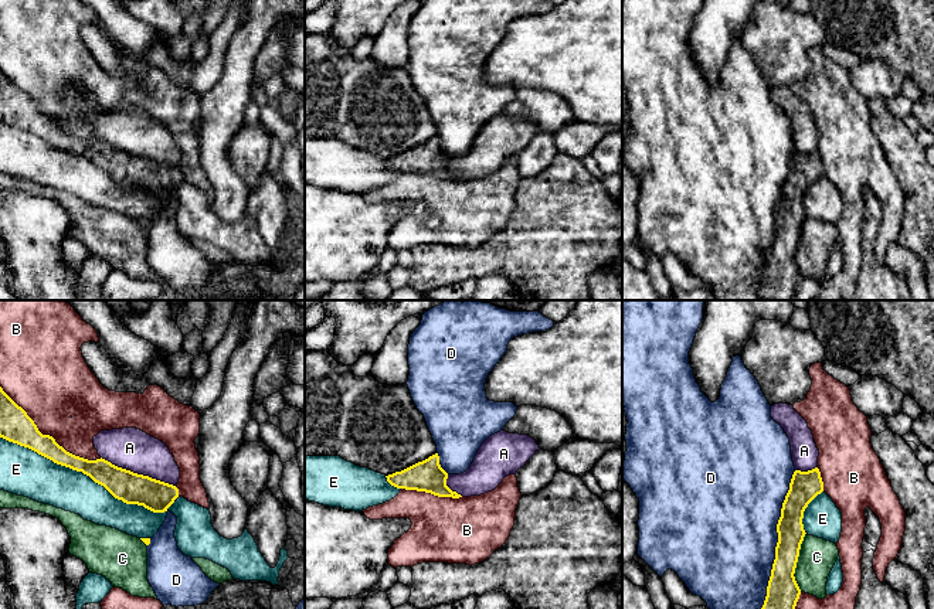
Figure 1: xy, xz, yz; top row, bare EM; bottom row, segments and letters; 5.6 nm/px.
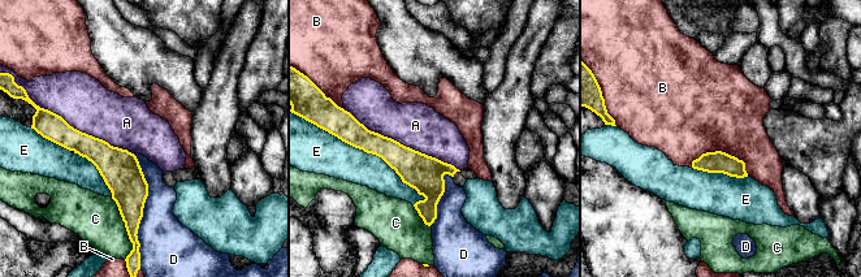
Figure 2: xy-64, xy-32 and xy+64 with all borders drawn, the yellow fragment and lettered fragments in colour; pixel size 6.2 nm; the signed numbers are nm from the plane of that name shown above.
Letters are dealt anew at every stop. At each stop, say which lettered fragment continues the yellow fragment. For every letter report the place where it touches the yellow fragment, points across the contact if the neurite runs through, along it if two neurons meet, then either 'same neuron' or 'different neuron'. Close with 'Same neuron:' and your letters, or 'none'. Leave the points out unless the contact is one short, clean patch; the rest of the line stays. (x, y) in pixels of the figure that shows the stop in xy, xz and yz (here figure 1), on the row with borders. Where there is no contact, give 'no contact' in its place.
A: meets yellow in xy at (139, 475); different neuron
B: meets yellow in xy at (48, 435); different neuron
C: meets yellow in yz at (797, 561); border along yz (805, 533), (794, 574), (800, 591); different neuron
D: meets yellow in yz at (778, 540); different neuron
E: meets yellow in xy at (88, 475); different neuron
Same neuron: none

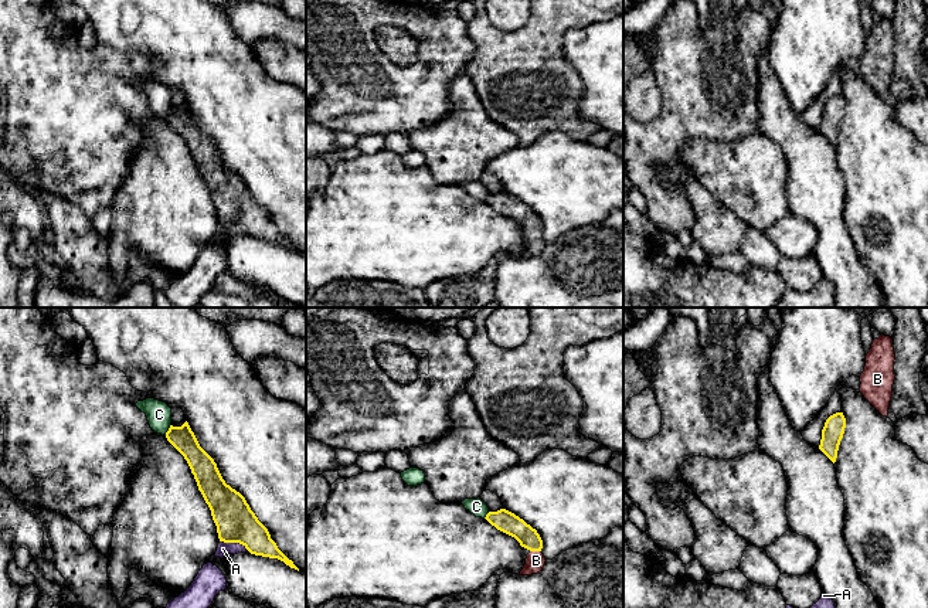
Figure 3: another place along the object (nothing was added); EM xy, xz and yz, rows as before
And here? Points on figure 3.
A: meets yellow in xy at (235, 542); border along xy (220, 540), (241, 543), (250, 552); different neuron
B: meets yellow in xz at (536, 550); runs through xz (503, 520), (515, 526), (536, 550), (536, 560); same neuron
C: meets yellow in xy at (169, 430); different neuron
Same neuron: B

